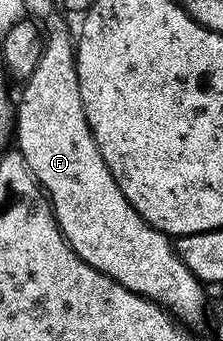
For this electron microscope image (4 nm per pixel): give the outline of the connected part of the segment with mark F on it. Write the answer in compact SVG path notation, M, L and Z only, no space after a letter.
M60 18L47 19L46 29L44 25L44 48L25 85L22 102L19 100L16 105L16 137L18 133L16 149L24 155L26 166L30 168L34 180L48 198L54 222L62 232L64 240L70 245L70 250L96 271L128 287L128 291L157 303L175 321L191 323L190 321L200 320L206 313L207 286L184 267L178 252L174 250L174 241L159 229L153 229L131 207L124 193L120 191L112 171L108 171L104 155L100 155L100 147L86 121L86 106L80 99L76 41L72 33L70 37L69 27Z

